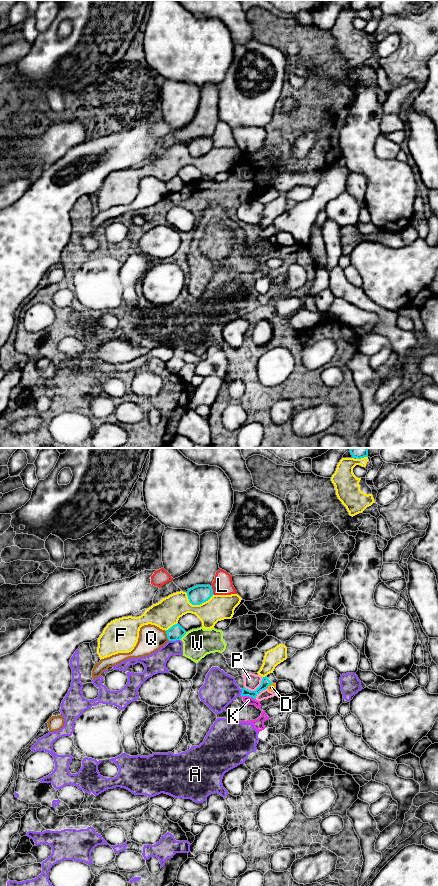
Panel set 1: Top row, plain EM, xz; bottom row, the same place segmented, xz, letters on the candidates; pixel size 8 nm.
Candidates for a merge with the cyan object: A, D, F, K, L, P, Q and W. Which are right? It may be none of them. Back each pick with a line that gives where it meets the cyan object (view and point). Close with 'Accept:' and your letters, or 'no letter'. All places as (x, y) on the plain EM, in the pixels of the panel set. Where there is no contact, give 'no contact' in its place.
Accept: no letter

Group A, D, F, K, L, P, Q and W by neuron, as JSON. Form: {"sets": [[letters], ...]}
{"sets": [["A", "K", "P", "W"], ["D"], ["F"], ["L"], ["Q"]]}

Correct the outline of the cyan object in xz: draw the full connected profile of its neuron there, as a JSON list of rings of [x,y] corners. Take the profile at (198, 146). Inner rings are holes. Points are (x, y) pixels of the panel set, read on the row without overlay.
[[[196,137],[190,140],[186,145],[192,157],[200,157],[214,147],[212,138],[210,137]]]

